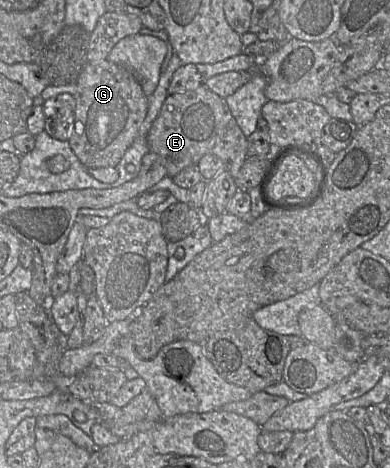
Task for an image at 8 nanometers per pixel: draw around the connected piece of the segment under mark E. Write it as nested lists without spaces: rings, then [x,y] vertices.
[[[204,84],[195,90],[167,95],[148,132],[147,143],[150,151],[160,157],[171,178],[188,166],[197,165],[202,156],[214,154],[235,179],[247,158],[247,137],[237,125],[225,99]]]

